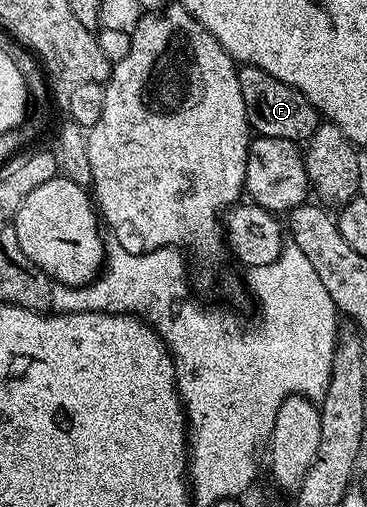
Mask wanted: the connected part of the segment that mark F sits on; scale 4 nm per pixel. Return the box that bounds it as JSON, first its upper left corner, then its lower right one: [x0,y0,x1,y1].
[239,66,320,144]

